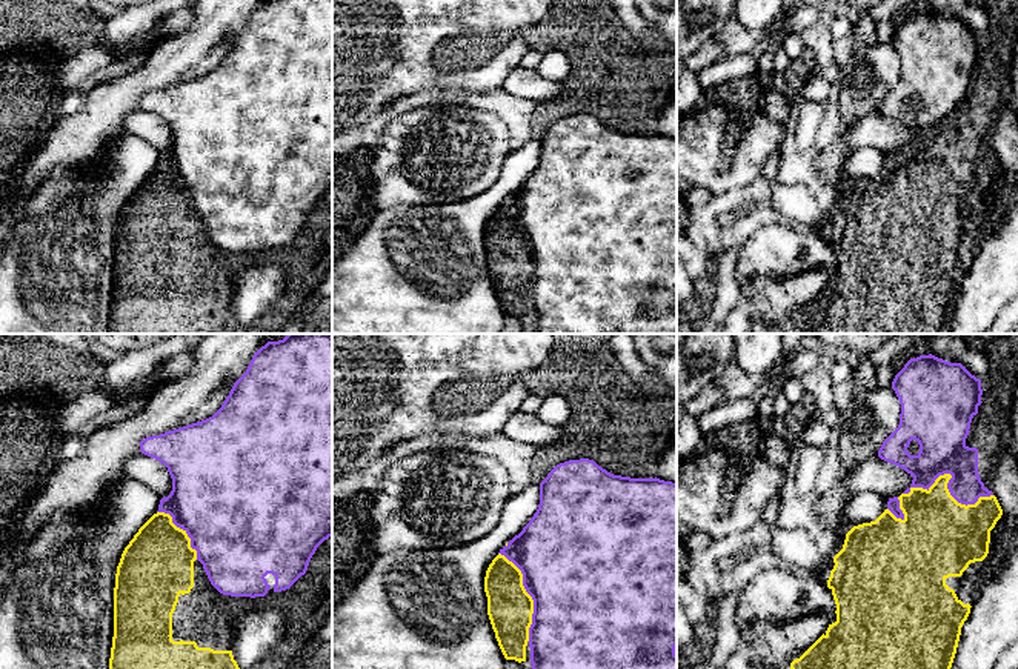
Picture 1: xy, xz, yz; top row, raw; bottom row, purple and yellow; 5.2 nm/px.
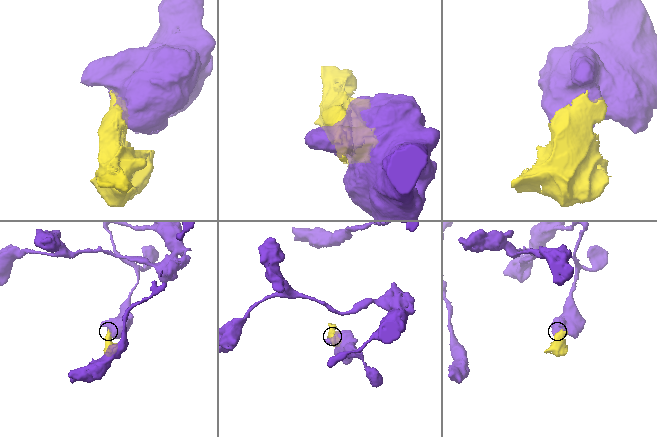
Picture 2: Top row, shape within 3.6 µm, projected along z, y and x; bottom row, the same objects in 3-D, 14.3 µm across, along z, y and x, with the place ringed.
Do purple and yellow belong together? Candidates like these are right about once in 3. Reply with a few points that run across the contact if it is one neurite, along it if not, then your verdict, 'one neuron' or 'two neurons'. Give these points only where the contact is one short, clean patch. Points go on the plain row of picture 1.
one neuron

